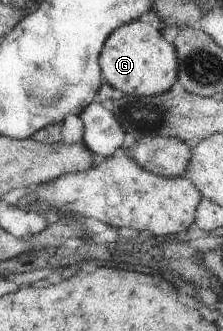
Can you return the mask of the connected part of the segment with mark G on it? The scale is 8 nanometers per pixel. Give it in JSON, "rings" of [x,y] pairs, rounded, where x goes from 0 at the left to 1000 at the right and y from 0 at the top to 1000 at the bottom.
{"rings":[[[592,60],[511,88],[466,124],[444,169],[462,242],[520,284],[668,293],[758,275],[794,254],[794,181],[776,139],[735,121],[722,91],[664,69]]]}

